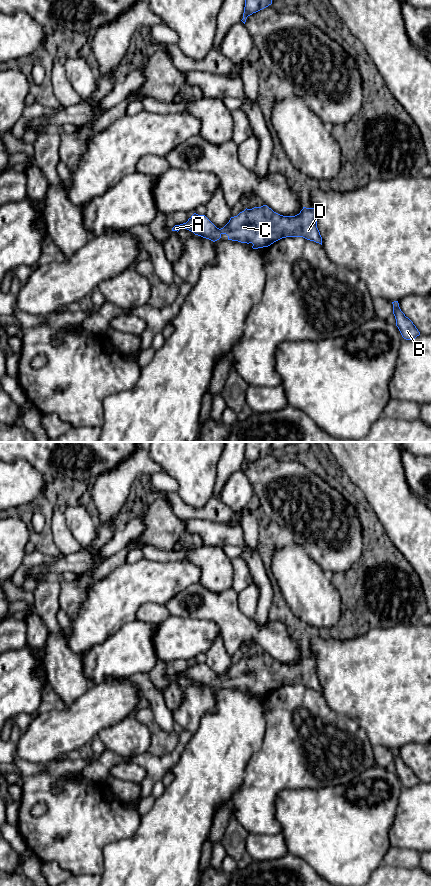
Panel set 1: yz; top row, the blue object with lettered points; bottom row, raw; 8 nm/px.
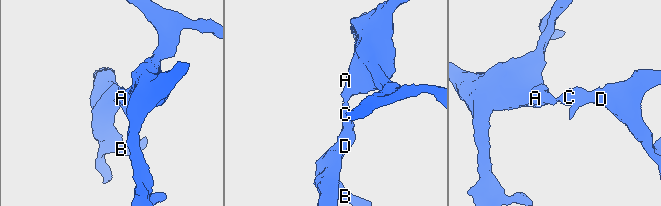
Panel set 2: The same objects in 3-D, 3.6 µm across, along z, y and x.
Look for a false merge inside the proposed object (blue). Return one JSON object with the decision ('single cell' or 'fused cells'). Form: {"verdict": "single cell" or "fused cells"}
{"verdict": "single cell"}

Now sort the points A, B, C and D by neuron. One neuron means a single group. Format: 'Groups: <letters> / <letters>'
Groups: A B C D

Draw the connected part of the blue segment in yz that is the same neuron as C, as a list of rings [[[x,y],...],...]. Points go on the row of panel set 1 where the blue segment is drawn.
[[[267,205],[245,209],[237,216],[231,217],[229,222],[221,229],[217,228],[205,215],[194,213],[186,223],[175,225],[172,231],[187,229],[195,235],[209,239],[213,242],[219,240],[222,234],[228,236],[228,240],[238,241],[241,243],[252,243],[253,249],[268,247],[274,242],[286,237],[303,237],[307,240],[314,241],[322,245],[322,237],[317,228],[316,210],[314,208],[306,208],[295,216],[283,216],[274,212]]]

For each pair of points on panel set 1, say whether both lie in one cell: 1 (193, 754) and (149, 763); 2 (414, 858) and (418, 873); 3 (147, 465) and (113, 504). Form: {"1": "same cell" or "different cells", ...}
{"1": "different cells", "2": "different cells", "3": "same cell"}

